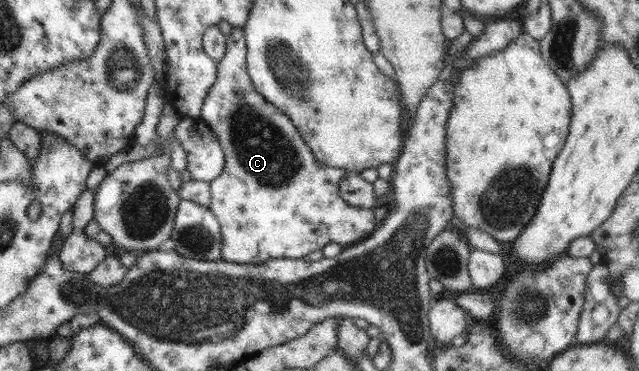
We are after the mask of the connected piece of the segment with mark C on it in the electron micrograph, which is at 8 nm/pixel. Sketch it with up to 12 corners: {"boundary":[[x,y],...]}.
{"boundary":[[226,36],[199,118],[222,260],[304,258],[375,230]]}

